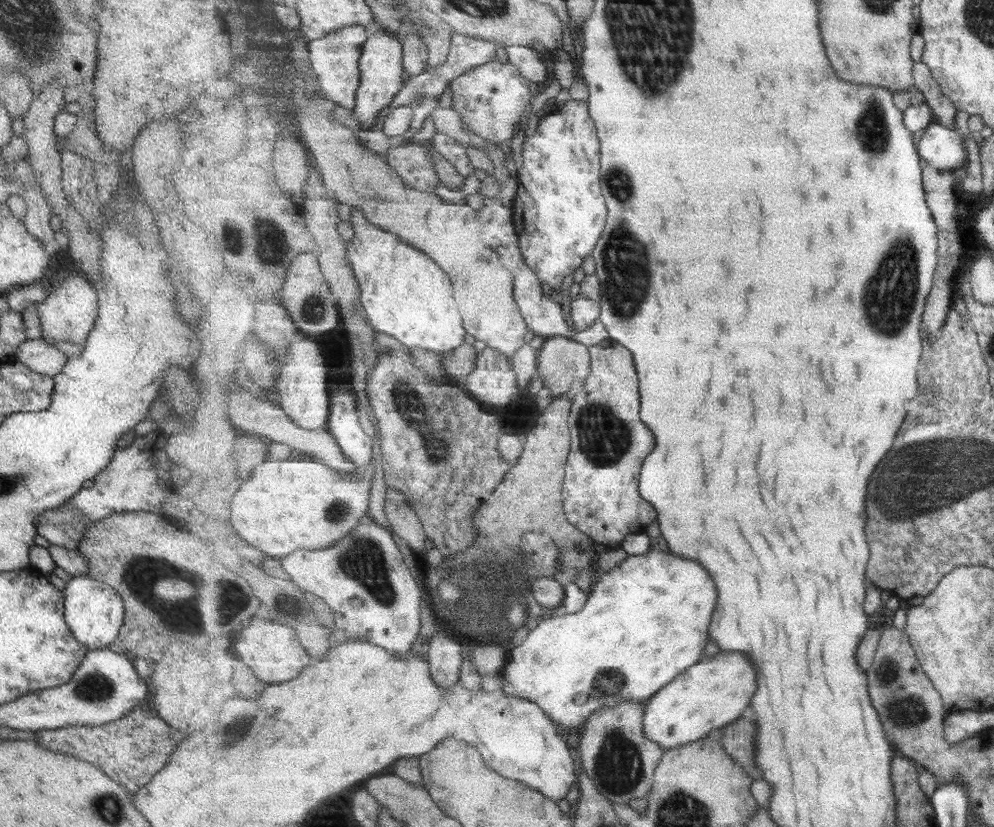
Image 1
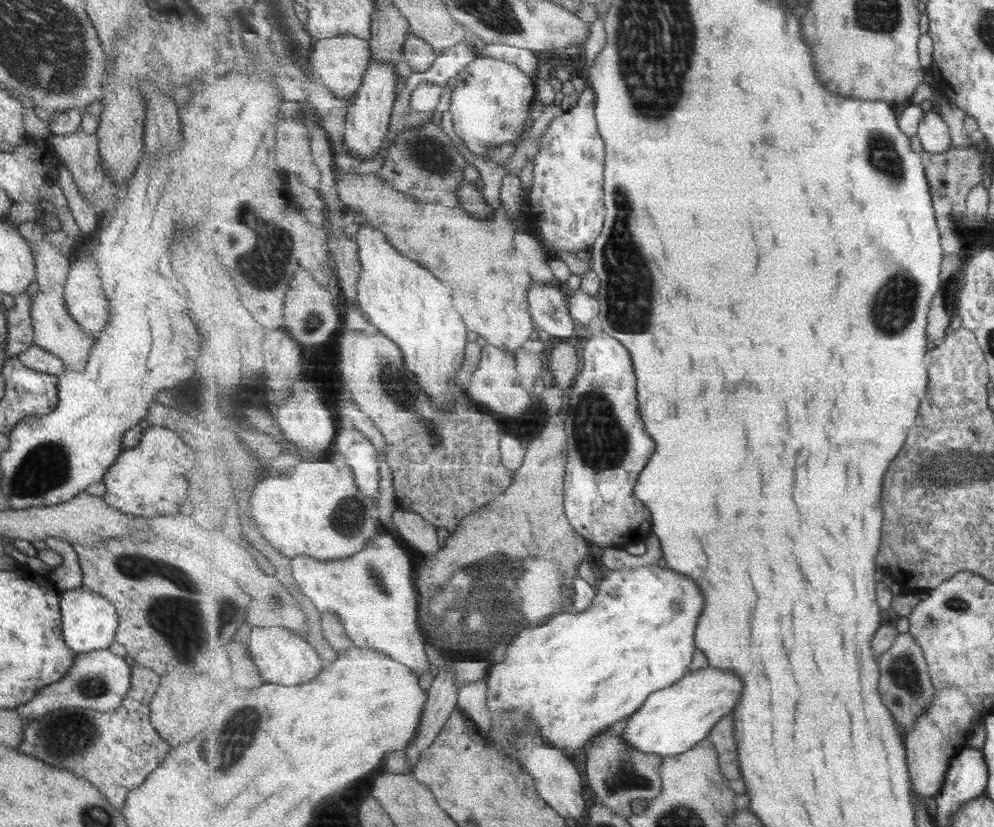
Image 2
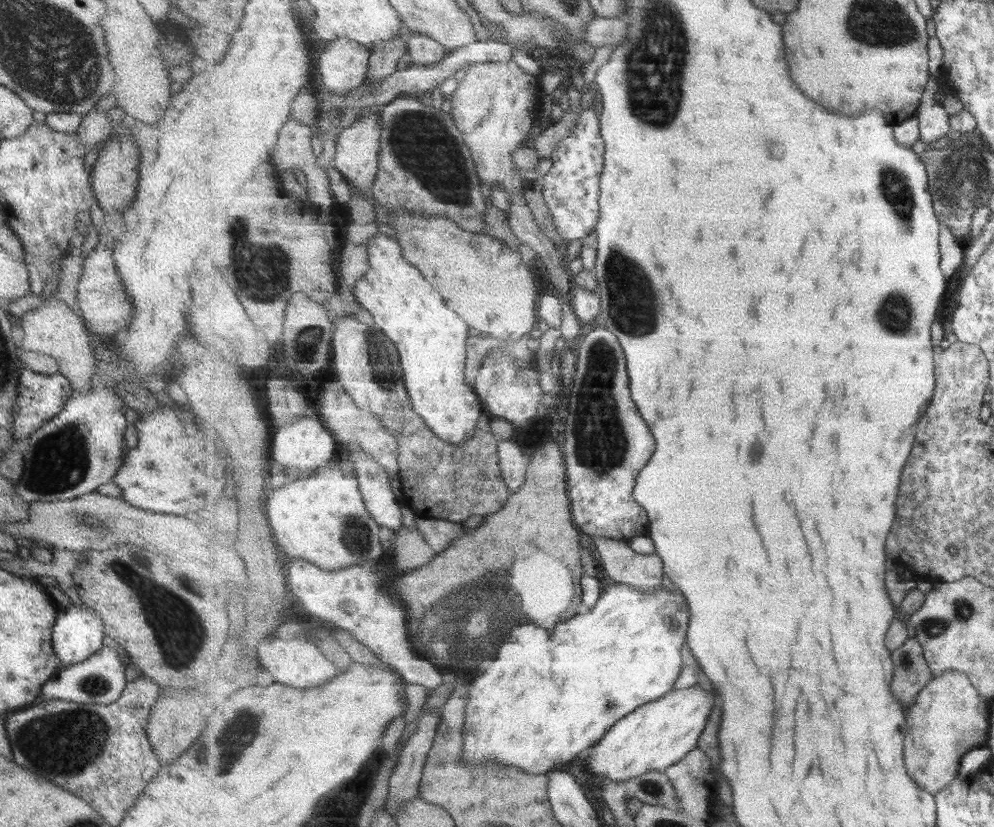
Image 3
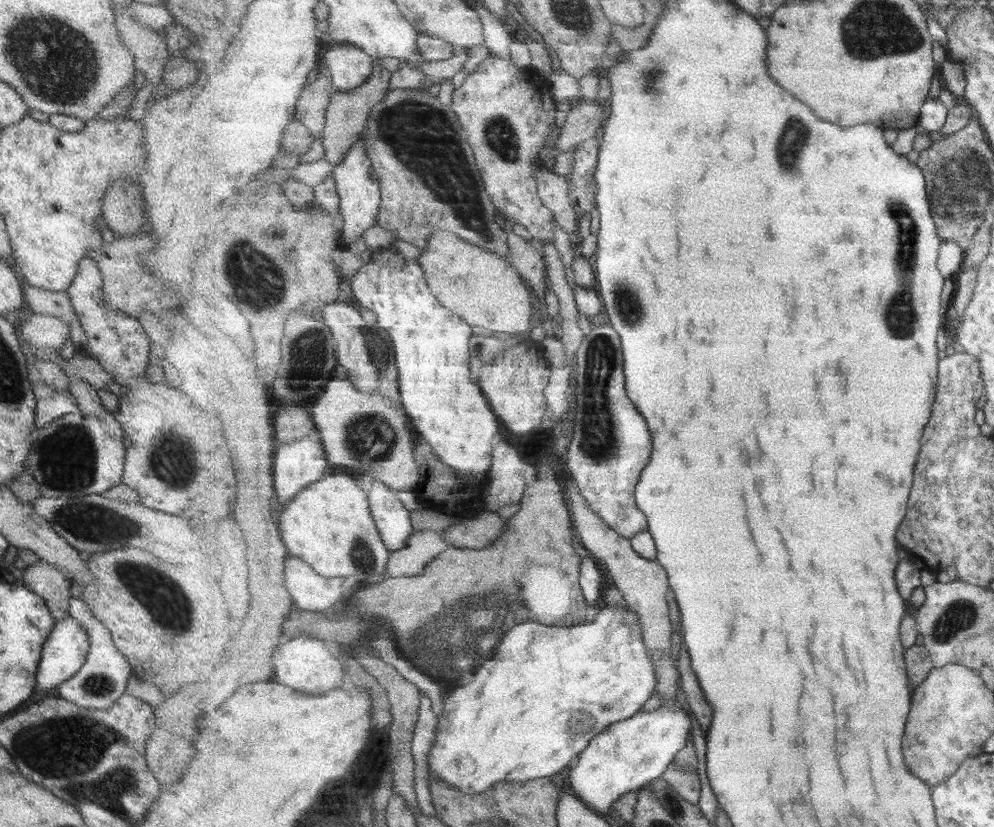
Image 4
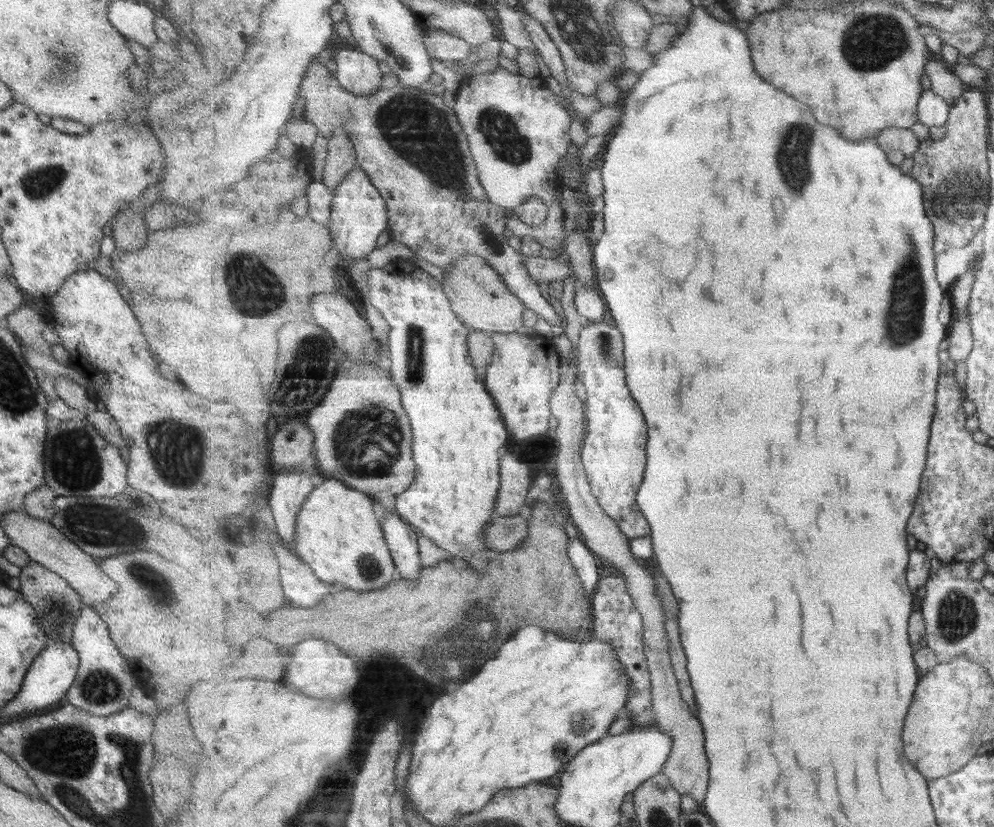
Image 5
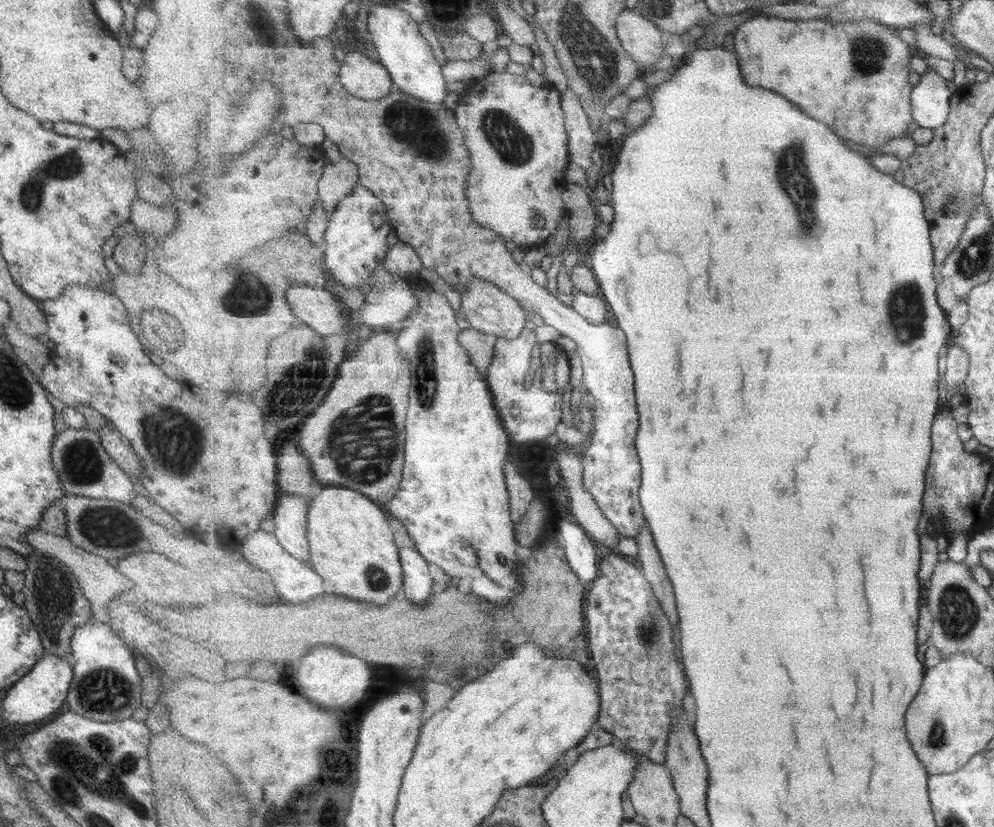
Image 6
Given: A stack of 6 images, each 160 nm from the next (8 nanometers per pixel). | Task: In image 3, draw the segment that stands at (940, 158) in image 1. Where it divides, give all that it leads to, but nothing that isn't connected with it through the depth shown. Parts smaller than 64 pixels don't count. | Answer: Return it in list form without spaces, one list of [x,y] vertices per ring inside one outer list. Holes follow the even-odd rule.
[[[941,77],[930,79],[917,112],[920,118],[920,140],[925,144],[943,138],[952,128],[950,114],[941,102],[935,100],[935,92],[942,94]]]

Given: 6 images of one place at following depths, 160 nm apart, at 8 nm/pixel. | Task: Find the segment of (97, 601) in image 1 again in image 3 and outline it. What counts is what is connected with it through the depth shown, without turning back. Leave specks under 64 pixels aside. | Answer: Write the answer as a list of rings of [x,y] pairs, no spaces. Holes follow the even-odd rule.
[[[79,600],[55,614],[50,637],[61,669],[79,664],[102,645],[100,620]]]

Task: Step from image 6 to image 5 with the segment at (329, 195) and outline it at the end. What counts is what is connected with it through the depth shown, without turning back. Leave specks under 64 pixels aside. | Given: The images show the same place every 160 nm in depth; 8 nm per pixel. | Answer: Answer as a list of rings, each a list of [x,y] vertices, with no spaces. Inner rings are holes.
[[[338,128],[329,140],[323,181],[334,192],[352,169],[357,167],[357,155],[354,142],[344,128]]]

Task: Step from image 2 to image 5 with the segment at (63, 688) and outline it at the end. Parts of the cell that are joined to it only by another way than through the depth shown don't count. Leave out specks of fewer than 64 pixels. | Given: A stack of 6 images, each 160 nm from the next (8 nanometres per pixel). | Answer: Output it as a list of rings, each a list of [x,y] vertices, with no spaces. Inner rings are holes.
[[[82,605],[72,628],[70,645],[76,650],[78,667],[75,679],[65,694],[67,702],[95,717],[105,717],[128,708],[131,705],[131,689],[135,686],[136,680],[128,661],[109,638],[106,624],[92,607]]]

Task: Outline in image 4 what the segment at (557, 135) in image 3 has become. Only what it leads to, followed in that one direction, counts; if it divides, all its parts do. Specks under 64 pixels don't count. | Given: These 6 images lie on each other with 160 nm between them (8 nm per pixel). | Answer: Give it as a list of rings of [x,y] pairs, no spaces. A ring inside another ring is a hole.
[[[582,98],[582,101],[571,106],[567,113],[567,119],[555,139],[559,152],[573,152],[579,144],[595,138],[603,129],[601,103]]]

